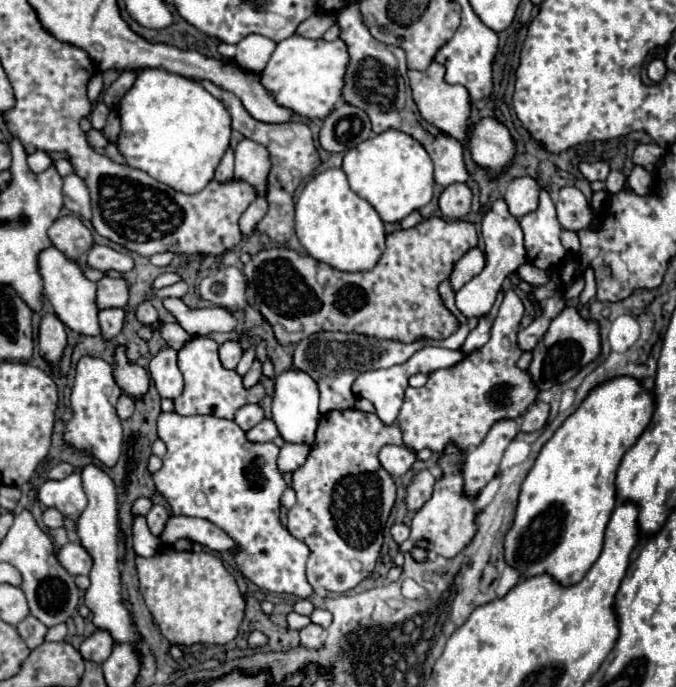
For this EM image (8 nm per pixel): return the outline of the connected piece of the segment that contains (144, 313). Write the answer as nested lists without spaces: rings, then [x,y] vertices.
[[[149,298],[143,300],[143,302],[137,306],[135,316],[137,316],[137,320],[139,320],[141,324],[145,324],[145,326],[151,326],[151,324],[157,322],[157,310],[153,308],[153,304],[151,304]]]

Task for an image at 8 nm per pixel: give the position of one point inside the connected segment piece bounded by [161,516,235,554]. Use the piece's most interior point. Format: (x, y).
(195, 529)

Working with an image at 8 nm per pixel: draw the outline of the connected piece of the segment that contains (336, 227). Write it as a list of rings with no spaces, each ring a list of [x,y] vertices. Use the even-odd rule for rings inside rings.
[[[339,168],[313,176],[303,188],[295,208],[295,234],[311,258],[343,272],[371,270],[385,248],[383,220],[367,200],[349,188],[345,172]]]

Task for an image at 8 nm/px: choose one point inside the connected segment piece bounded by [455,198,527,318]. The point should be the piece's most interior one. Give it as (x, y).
(500, 229)

